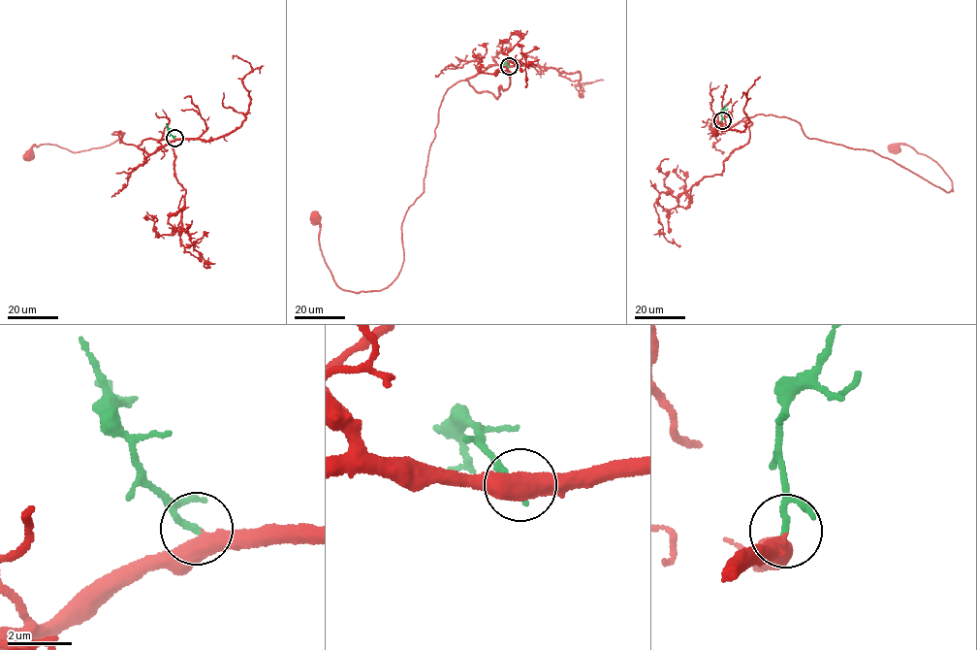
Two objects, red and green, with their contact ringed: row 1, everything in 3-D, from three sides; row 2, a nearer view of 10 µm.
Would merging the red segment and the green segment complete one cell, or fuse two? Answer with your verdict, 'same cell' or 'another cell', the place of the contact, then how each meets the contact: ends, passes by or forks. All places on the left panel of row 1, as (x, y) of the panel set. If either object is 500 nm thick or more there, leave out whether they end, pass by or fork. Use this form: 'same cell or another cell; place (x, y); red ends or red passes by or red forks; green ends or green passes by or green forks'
same cell; place (174, 138); red passes by; green passes by

